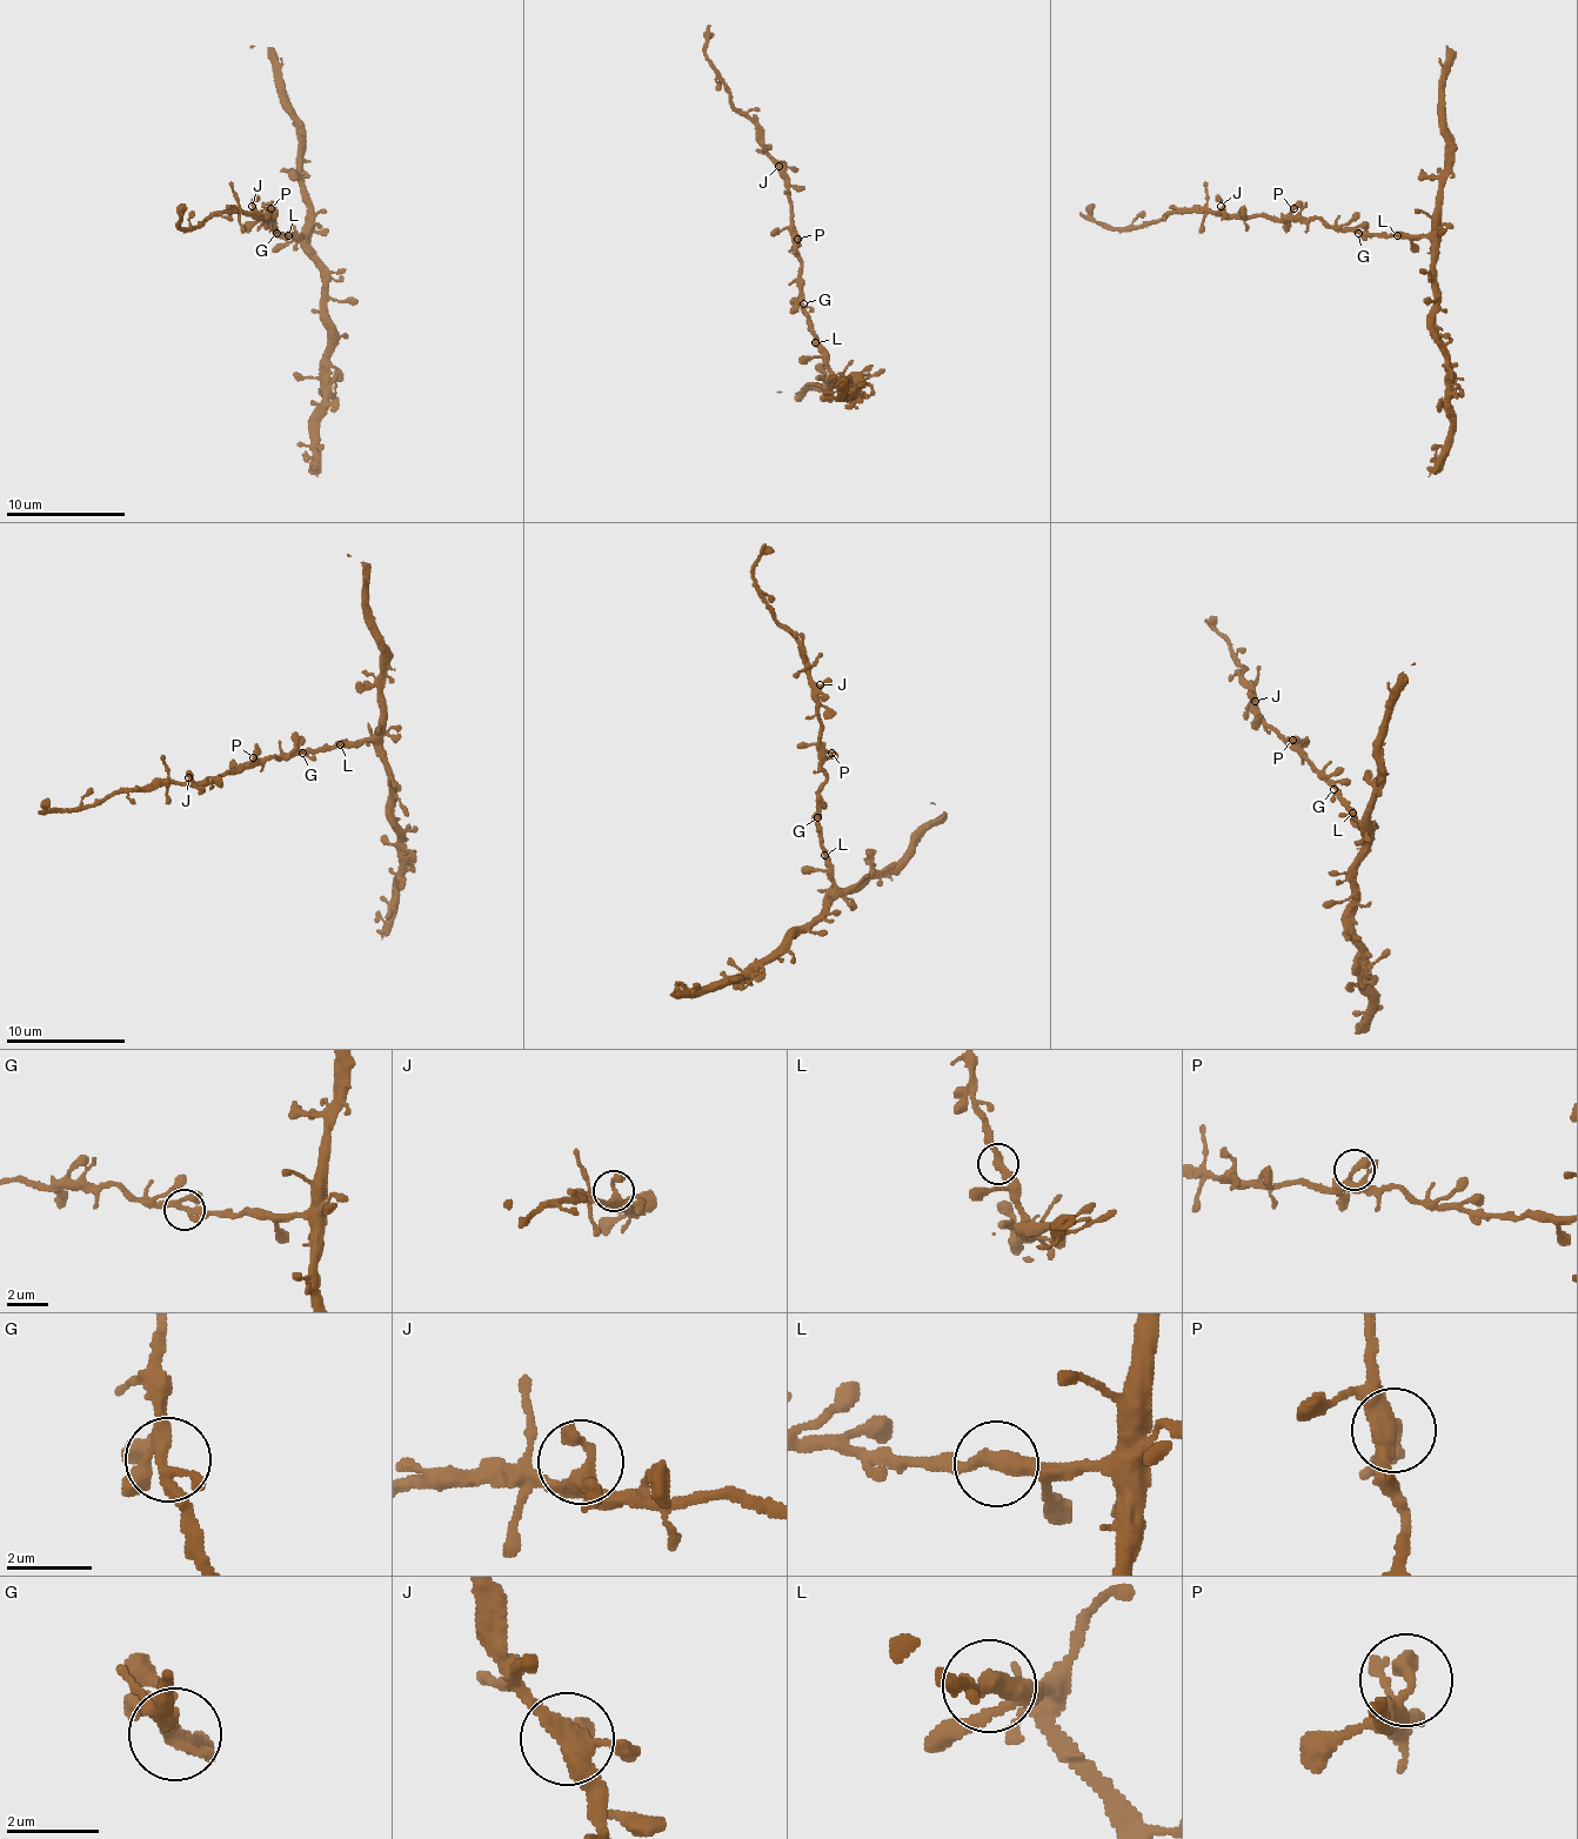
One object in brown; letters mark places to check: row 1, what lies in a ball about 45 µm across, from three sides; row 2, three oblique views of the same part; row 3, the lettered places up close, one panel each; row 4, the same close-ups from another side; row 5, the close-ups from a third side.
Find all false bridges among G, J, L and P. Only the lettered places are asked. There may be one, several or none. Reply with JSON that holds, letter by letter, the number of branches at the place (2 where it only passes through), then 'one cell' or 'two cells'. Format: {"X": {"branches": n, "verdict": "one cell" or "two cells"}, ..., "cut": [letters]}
{"G": {"branches": 4, "verdict": "one cell"}, "J": {"branches": 4, "verdict": "one cell"}, "L": {"branches": 2, "verdict": "one cell"}, "P": {"branches": 2, "verdict": "one cell"}, "cut": []}

